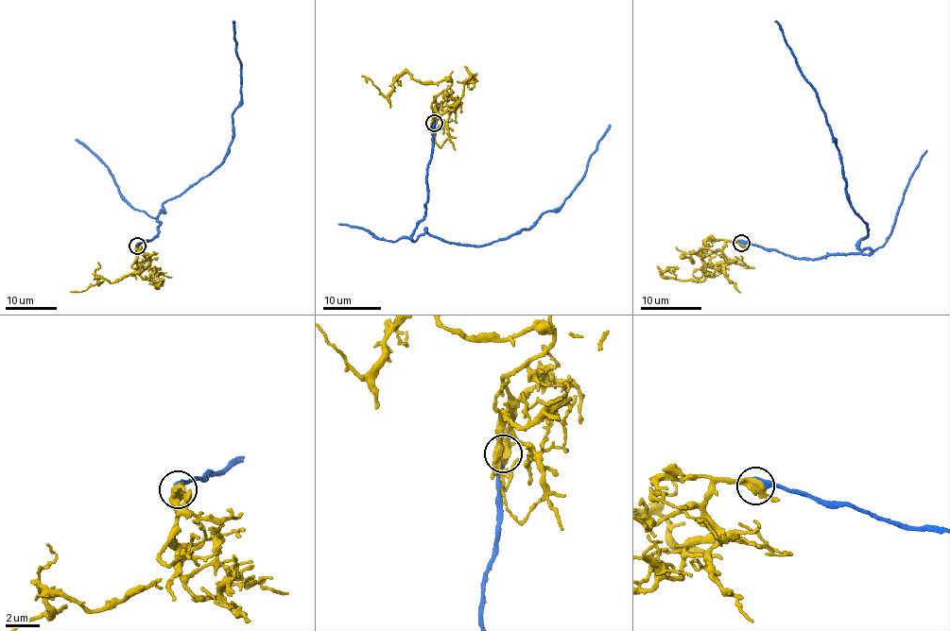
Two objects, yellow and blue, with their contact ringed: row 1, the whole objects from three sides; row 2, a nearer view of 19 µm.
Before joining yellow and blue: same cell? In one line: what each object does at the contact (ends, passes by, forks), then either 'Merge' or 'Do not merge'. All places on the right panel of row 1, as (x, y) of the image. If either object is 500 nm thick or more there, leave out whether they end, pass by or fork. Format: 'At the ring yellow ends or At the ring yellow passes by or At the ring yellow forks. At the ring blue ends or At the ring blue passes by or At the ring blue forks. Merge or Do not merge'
Merge

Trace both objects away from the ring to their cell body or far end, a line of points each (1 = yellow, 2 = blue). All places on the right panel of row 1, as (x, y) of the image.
1: (741, 243), (728, 241), (706, 256), (682, 255), (692, 262), (693, 253), (708, 254), (718, 266), (708, 263)
2: (741, 243), (795, 258), (872, 252), (861, 248), (866, 224), (851, 205), (840, 153), (819, 96), (774, 20)

